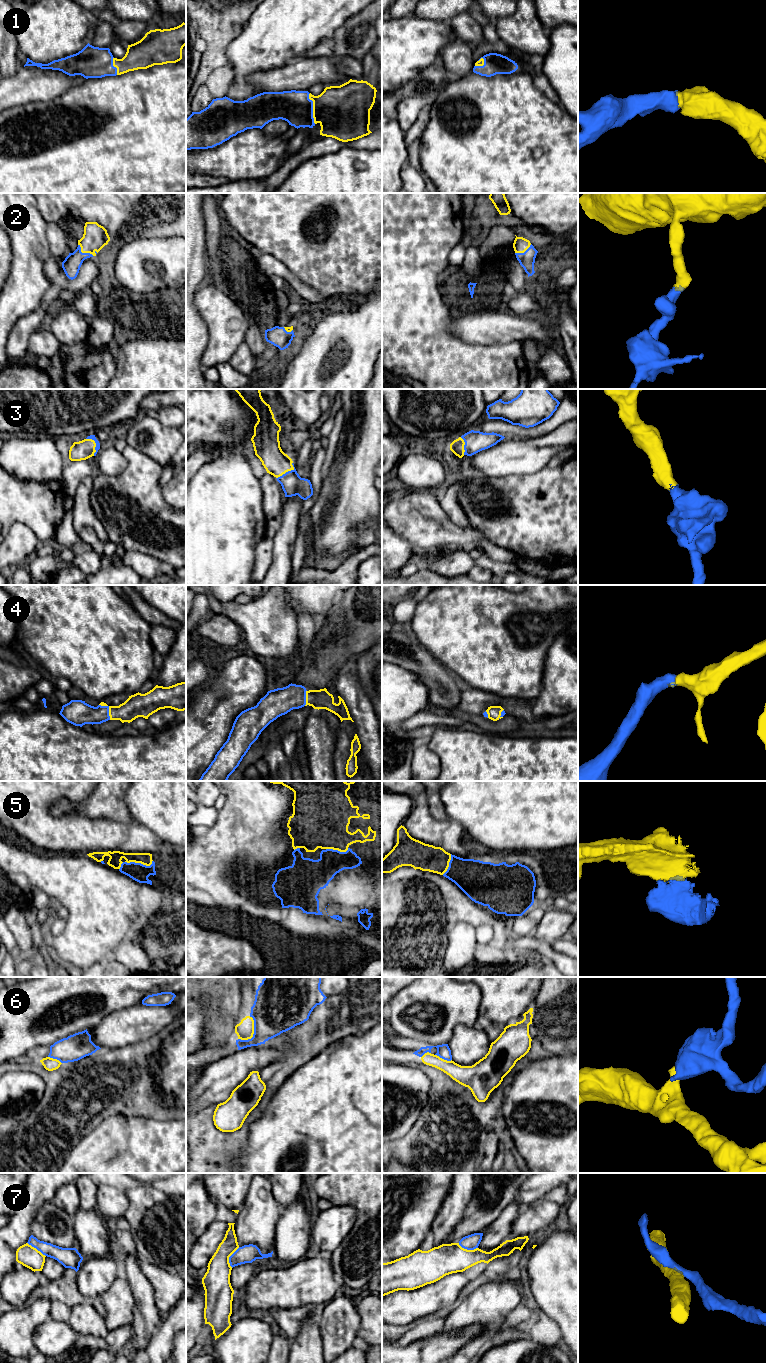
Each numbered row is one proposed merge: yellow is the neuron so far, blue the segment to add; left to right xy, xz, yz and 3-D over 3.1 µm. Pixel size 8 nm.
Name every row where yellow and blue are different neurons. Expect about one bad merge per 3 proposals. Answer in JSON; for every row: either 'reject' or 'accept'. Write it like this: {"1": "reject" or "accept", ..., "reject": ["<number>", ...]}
{"1": "accept", "2": "accept", "3": "accept", "4": "accept", "5": "accept", "6": "reject", "7": "reject", "reject": ["6", "7"]}

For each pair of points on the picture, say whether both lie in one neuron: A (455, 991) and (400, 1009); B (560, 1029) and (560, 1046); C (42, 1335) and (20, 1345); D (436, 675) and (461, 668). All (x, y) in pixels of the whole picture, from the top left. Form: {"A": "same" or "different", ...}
{"A": "same", "B": "same", "C": "different", "D": "different"}

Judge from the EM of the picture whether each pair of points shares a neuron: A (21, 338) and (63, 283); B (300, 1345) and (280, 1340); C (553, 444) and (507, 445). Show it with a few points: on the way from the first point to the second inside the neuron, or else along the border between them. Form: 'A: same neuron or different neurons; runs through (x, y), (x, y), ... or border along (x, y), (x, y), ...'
A: same neuron; runs through (29, 324), (47, 304), (50, 297)
B: different neurons; border along (291, 1342), (288, 1352)
C: same neuron; runs through (542, 447), (518, 447)

